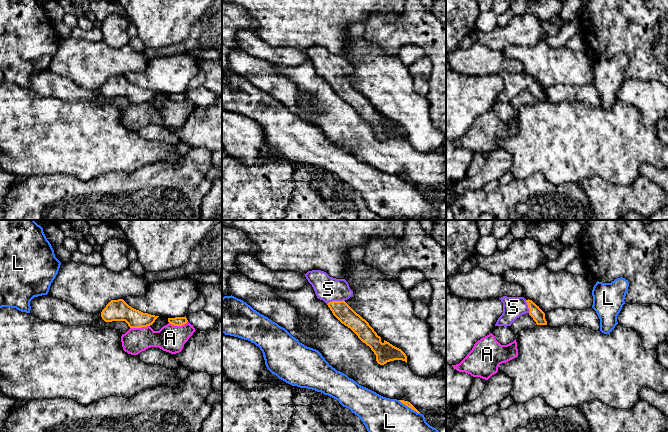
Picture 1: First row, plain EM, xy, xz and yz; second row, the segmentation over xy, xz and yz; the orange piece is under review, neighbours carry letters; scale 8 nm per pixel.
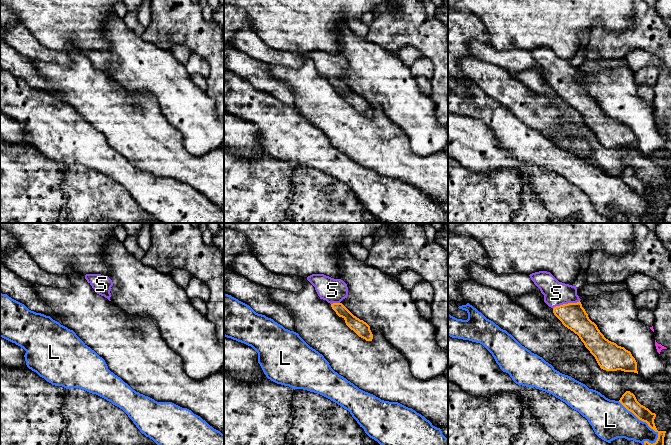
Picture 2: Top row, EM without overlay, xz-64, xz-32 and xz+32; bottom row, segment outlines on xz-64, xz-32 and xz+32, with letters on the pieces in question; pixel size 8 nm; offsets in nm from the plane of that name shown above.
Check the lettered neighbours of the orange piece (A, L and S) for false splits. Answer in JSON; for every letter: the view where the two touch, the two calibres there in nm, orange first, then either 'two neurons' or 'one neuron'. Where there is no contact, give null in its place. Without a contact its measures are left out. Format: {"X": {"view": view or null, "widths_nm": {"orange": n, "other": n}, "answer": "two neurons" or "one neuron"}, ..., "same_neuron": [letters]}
{"A": {"view": "xy", "widths_nm": {"orange": 180, "other": 200}, "answer": "two neurons"}, "L": {"view": "xz", "widths_nm": {"orange": 50, "other": 400}, "answer": "two neurons"}, "S": {"view": "xz", "widths_nm": {"orange": 150, "other": 200}, "answer": "one neuron"}, "same_neuron": ["S"]}

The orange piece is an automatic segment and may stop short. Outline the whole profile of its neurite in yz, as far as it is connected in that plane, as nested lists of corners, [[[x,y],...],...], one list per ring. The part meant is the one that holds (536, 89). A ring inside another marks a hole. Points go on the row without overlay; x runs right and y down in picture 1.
[[[524,73],[499,74],[503,79],[503,89],[498,94],[495,102],[511,102],[511,100],[521,91],[528,89],[537,101],[547,101],[545,89],[532,76]]]

